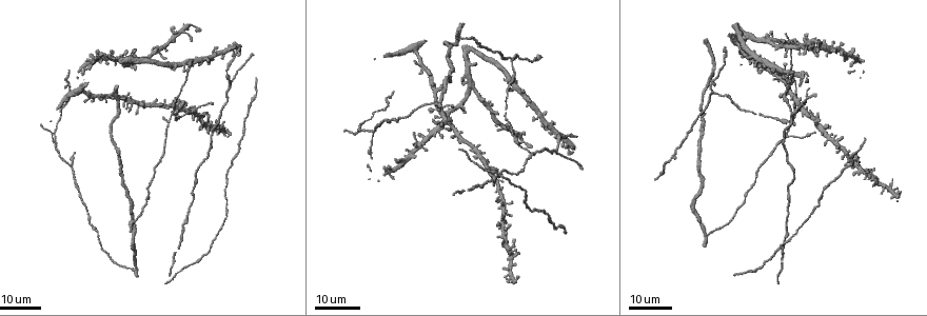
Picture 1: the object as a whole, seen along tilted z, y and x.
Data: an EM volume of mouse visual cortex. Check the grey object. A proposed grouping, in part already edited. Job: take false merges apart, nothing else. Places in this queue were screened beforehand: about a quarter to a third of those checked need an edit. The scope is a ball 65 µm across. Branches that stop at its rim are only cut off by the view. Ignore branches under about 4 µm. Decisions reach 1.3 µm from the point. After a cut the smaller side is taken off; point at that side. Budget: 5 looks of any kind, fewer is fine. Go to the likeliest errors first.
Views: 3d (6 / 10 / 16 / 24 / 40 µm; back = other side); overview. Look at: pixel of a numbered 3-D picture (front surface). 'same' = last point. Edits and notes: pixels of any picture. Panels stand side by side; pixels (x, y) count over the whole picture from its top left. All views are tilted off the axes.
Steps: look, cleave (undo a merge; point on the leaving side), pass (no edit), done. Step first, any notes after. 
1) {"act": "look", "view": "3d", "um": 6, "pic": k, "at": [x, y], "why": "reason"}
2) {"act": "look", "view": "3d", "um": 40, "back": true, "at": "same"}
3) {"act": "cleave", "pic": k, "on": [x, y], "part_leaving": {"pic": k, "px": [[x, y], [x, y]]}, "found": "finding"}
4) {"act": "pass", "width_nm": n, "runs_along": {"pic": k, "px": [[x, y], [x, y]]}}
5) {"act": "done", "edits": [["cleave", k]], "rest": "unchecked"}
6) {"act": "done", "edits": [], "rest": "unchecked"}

{"act": "look", "view": "3d", "um": 24, "pic": 1, "at": [54, 147], "why": "arms part here"}

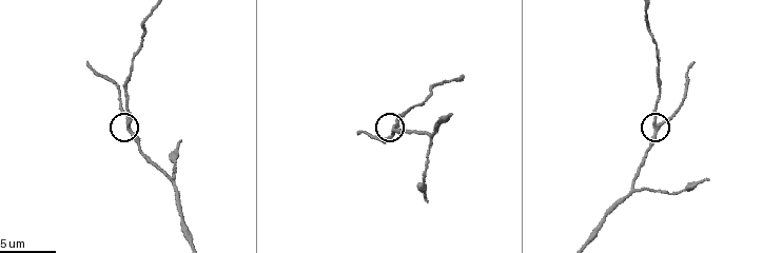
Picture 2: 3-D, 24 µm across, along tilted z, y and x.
{"act": "look", "view": "3d", "um": 10, "pic": 2, "at": [659, 124]}

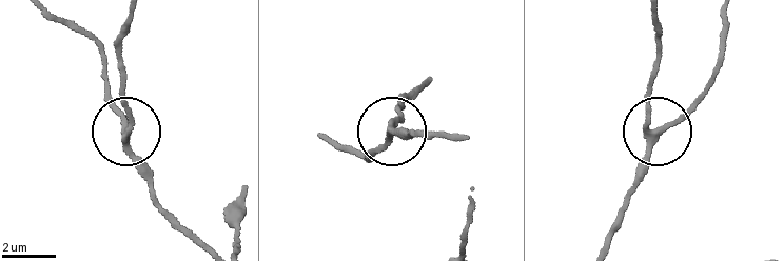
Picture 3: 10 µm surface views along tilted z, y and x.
{"act": "look", "view": "3d", "um": 10, "back": true, "pic": 3, "at": [658, 128]}

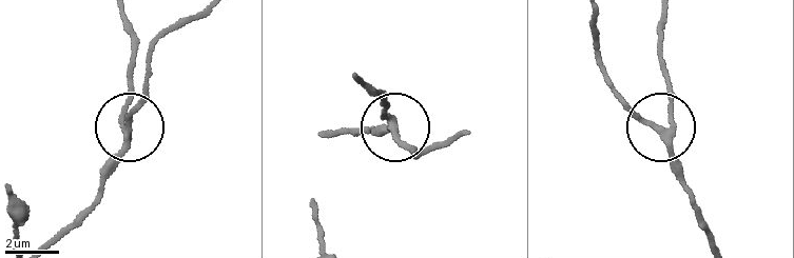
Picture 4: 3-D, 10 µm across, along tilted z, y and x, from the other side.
{"act": "pass", "arms": 3, "runs_along": {"pic": 4, "px": [[54, 242], [92, 206], [148, 76]]}, "found": "continuous, no second neuron"}

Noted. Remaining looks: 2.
{"act": "look", "view": "3d", "um": 16, "pic": 2, "at": [635, 191], "why": "three-way junction"}

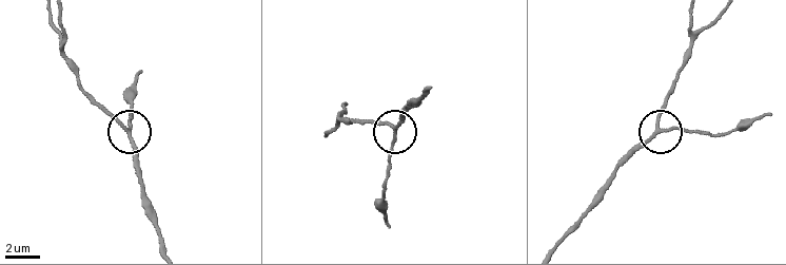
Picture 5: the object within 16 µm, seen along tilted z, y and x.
{"act": "pass", "width_nm": 170, "runs_along": {"pic": 5, "px": [[164, 247], [137, 171], [137, 150], [128, 122], [134, 115]]}, "found": "all the same neuron"}

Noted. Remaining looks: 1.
{"act": "done", "edits": [], "rest": "unchecked"}

